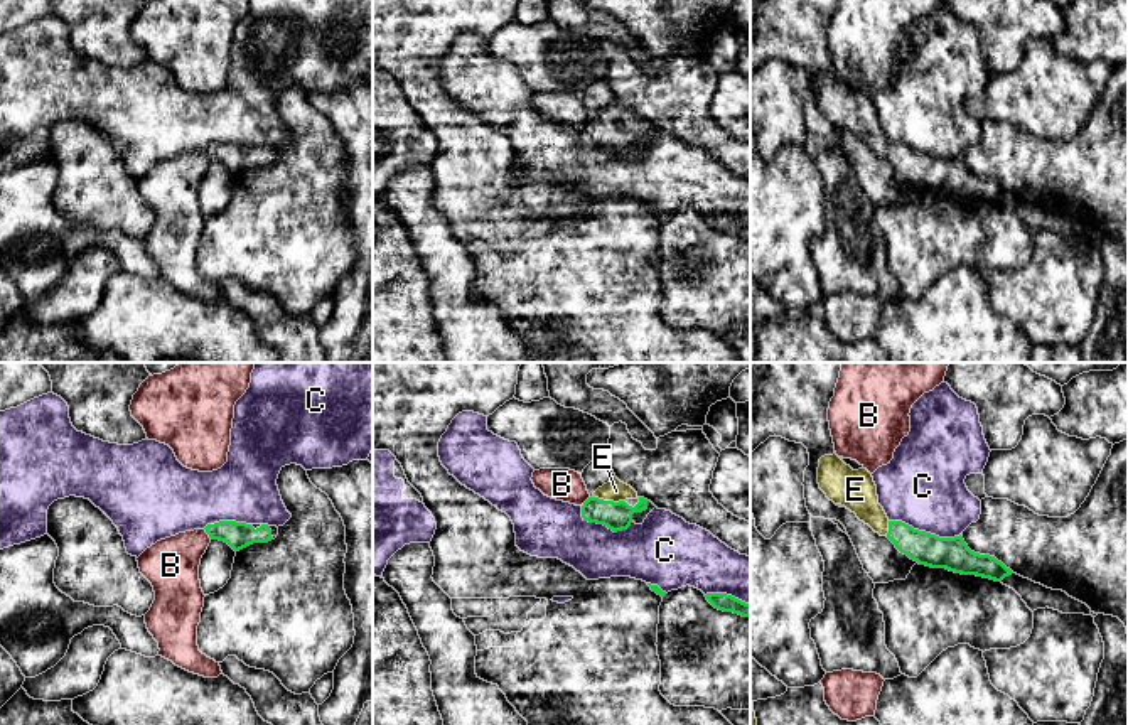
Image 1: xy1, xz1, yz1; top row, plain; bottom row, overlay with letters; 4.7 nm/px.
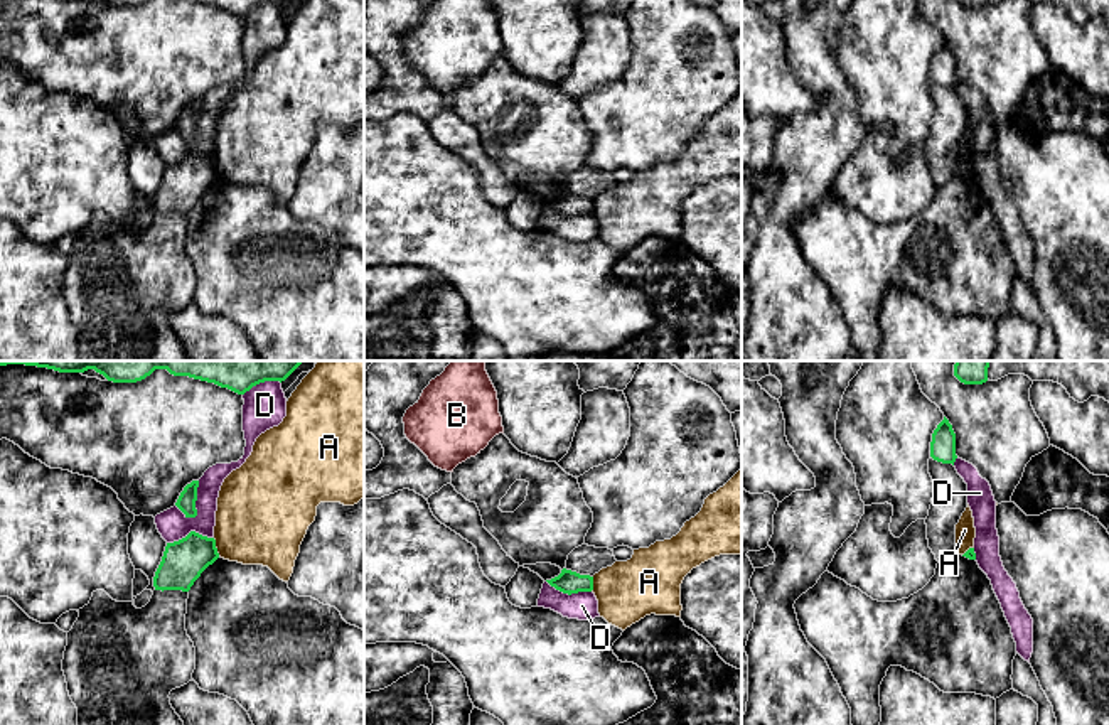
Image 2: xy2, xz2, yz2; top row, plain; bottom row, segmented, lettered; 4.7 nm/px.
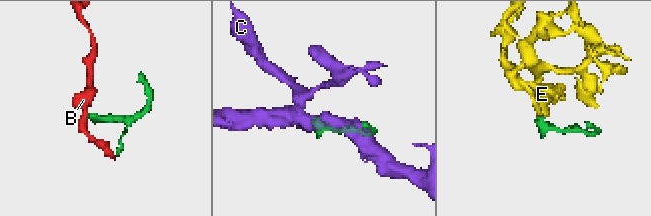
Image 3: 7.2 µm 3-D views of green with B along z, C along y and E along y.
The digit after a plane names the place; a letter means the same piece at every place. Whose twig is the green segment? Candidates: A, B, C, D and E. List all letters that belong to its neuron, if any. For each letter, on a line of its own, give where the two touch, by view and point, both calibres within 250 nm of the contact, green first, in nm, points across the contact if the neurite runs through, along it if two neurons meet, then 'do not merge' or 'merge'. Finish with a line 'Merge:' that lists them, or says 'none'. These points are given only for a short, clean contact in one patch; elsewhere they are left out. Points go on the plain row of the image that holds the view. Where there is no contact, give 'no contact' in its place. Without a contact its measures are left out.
A: meets green in xy2 at (214, 169); 200 nm thick on the green side, 420 nm on the other; border along xy2 (213, 161), (219, 177); do not merge
B: meets green in xy1 at (206, 154); 130 nm thick on the green side, 260 nm on the other; border along xy1 (204, 150), (211, 161); do not merge
C: meets green in yz1 at (924, 154); 160 nm thick on the green side, 400 nm on the other; do not merge
D: meets green in xy2 at (194, 125); 90 nm thick on the green side, 150 nm on the other; do not merge
E: meets green in xz1 at (609, 123); 140 nm thick on the green side, 100 nm on the other; runs through xz1 (617, 139), (609, 123), (616, 113); merge
Merge: E

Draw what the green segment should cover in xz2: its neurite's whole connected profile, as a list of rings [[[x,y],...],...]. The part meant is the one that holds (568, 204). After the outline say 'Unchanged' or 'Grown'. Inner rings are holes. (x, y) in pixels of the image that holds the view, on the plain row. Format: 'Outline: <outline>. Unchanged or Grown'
Outline: [[[563,191],[558,199],[546,202],[546,204],[556,212],[568,216],[568,218],[593,212],[593,199],[580,197],[566,191]]]. Unchanged

